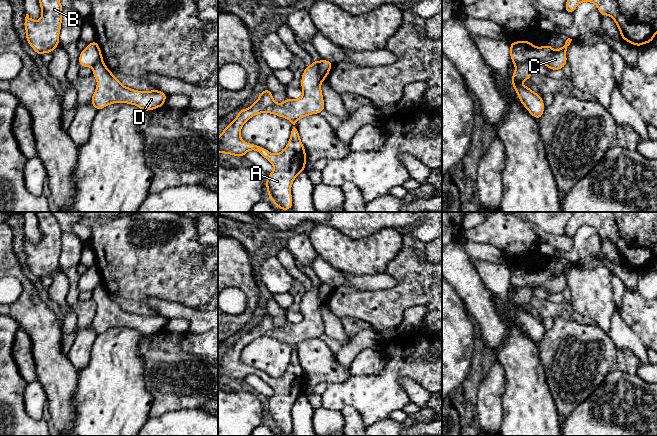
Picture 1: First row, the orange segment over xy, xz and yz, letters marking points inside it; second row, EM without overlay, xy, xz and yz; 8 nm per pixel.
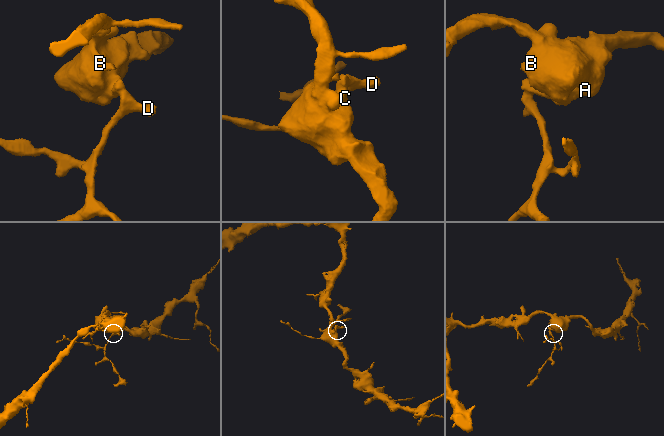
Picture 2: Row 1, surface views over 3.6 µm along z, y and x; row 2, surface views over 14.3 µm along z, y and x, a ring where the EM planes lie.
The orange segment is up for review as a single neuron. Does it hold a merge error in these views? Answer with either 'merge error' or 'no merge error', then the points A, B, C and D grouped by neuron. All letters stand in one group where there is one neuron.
merge error; groups A B C / D

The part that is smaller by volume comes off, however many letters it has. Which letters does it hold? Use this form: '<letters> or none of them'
D

